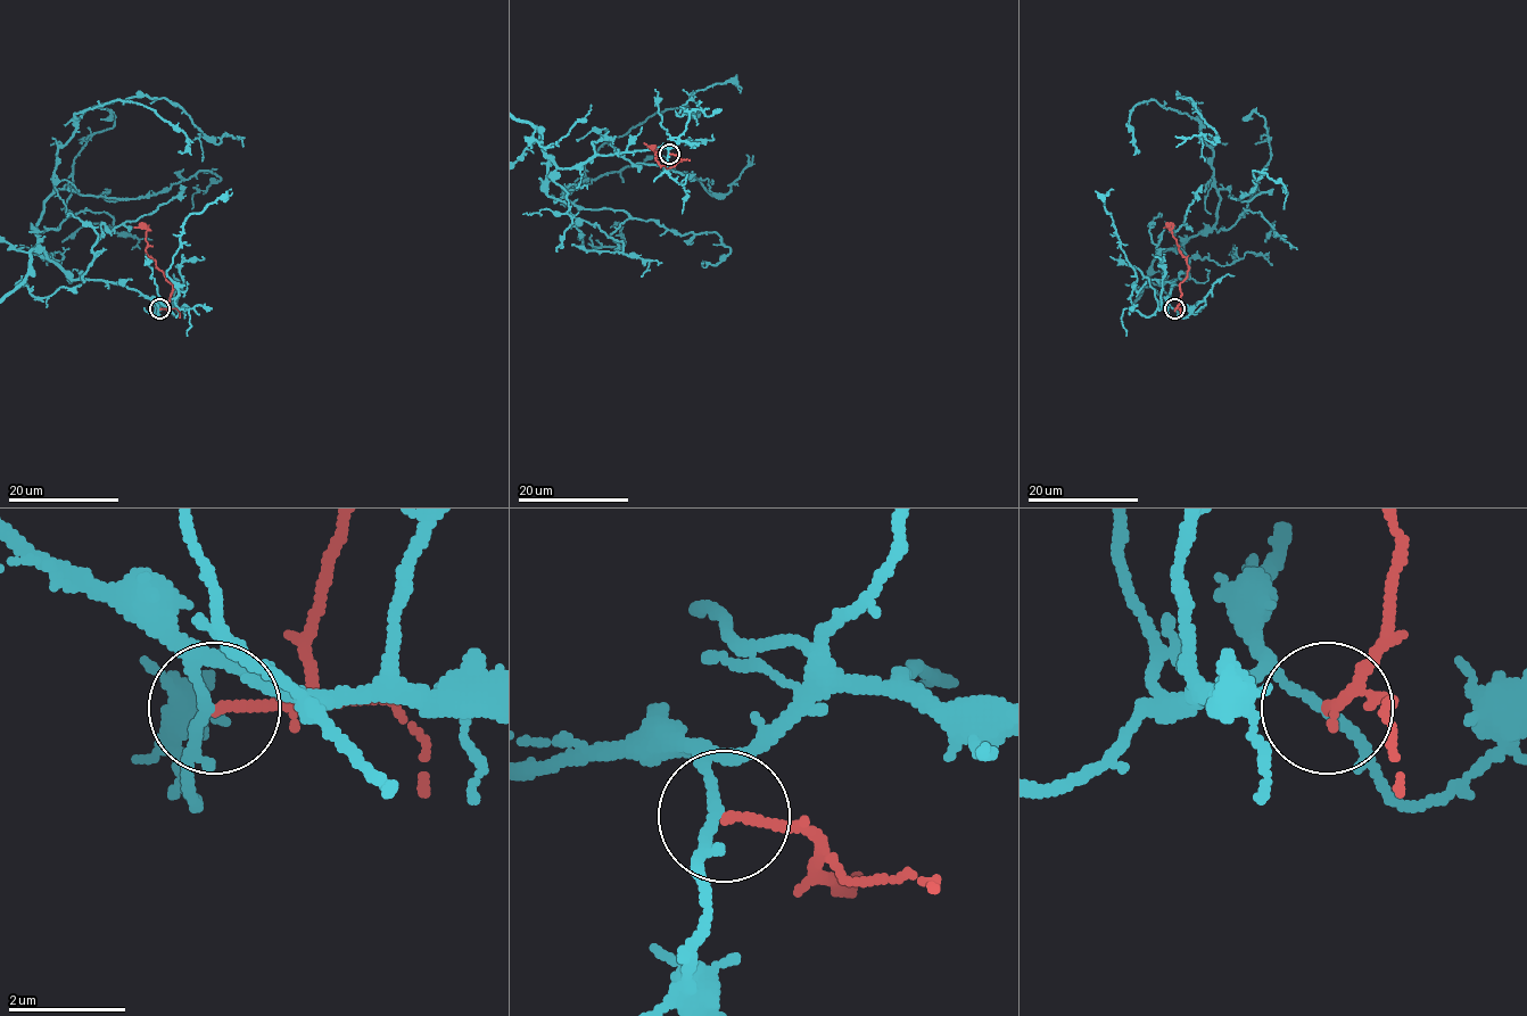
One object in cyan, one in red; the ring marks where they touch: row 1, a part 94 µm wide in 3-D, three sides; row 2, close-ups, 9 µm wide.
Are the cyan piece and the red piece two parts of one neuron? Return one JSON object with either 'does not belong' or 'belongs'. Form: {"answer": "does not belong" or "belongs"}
{"answer": "belongs"}

